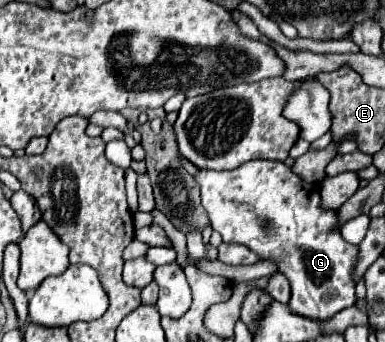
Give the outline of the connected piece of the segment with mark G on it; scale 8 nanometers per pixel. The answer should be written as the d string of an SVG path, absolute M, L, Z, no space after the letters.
M270 159L246 161L230 171L196 169L194 179L200 185L202 205L210 215L212 229L216 229L224 241L242 243L262 261L276 263L278 271L290 279L292 297L288 305L290 309L294 309L294 313L302 313L314 319L328 319L356 303L356 283L352 275L358 261L358 245L344 241L344 237L340 235L338 211L322 207L318 183L308 183L300 175L296 175L284 161Z

